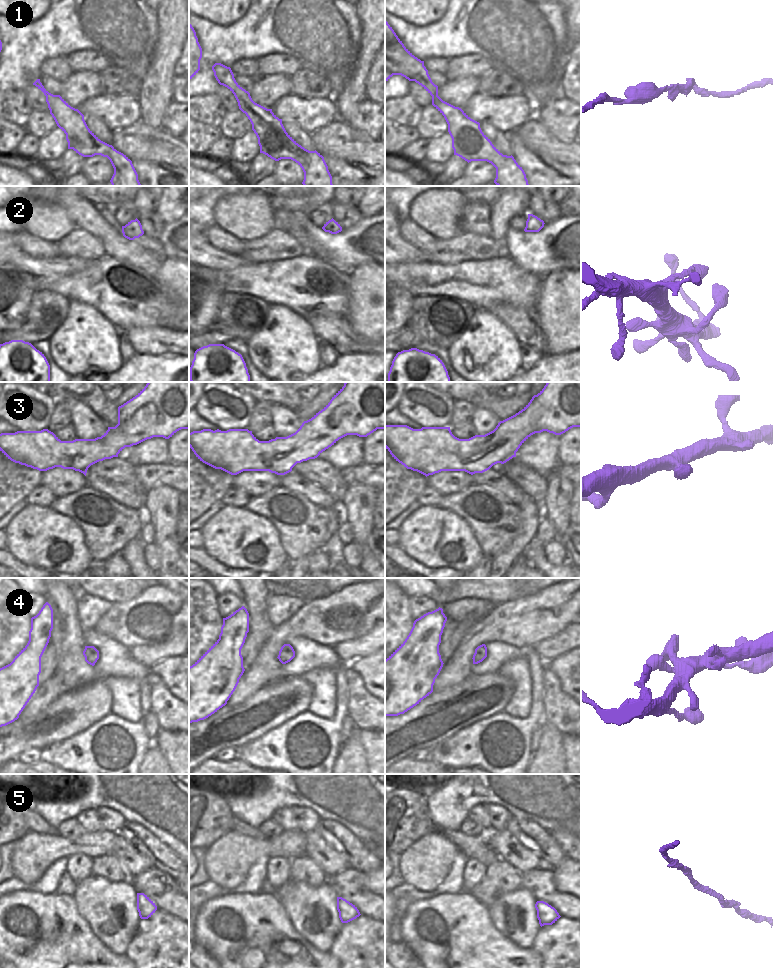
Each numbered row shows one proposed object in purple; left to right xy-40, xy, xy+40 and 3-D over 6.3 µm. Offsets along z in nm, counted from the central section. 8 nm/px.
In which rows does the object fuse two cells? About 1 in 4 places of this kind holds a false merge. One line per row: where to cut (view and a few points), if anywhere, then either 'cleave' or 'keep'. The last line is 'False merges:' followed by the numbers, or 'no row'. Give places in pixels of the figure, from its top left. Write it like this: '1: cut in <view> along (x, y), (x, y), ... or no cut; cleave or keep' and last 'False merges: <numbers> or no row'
1: no cut; keep
2: no cut; keep
3: no cut; keep
4: no cut; keep
5: no cut; keep
False merges: no row

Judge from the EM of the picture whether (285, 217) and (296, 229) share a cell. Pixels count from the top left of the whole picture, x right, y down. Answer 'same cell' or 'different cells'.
same cell

